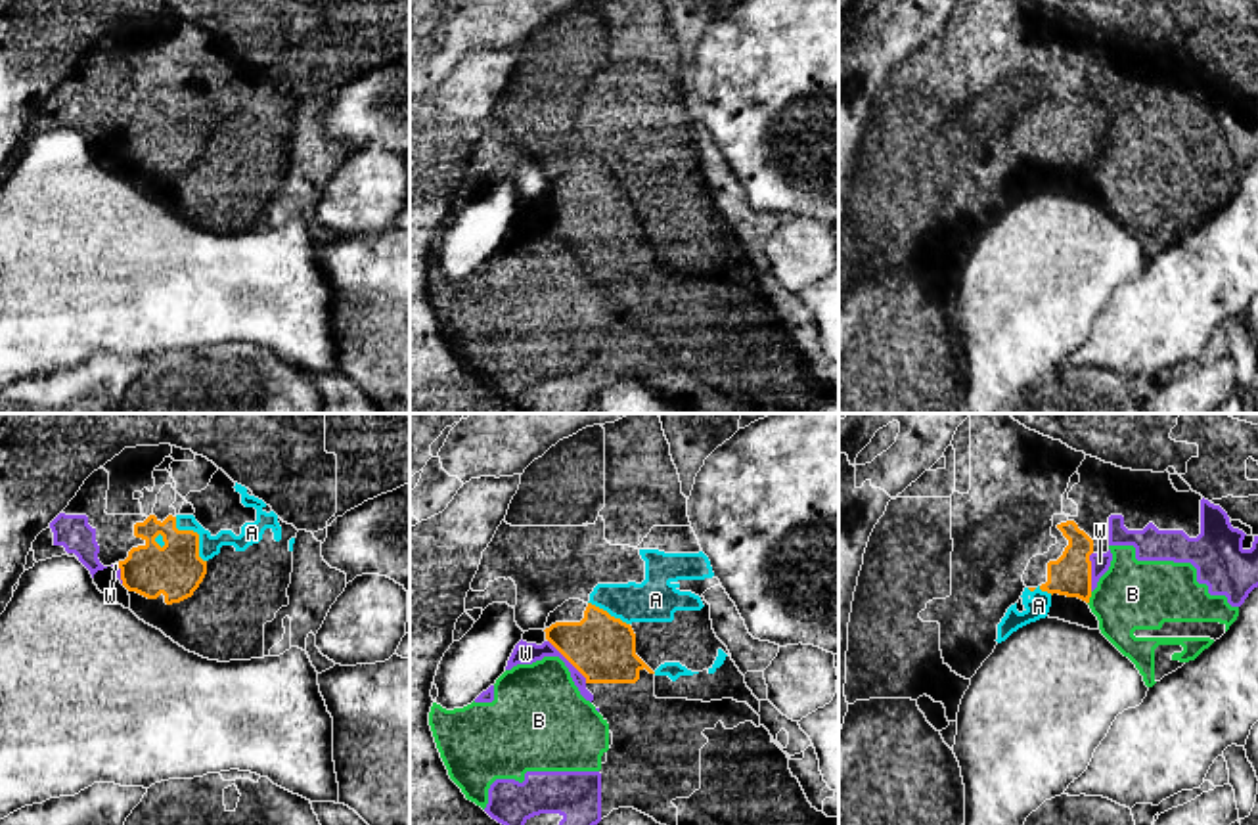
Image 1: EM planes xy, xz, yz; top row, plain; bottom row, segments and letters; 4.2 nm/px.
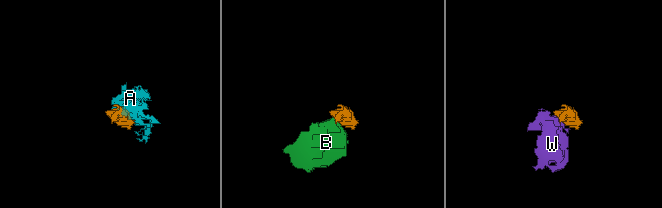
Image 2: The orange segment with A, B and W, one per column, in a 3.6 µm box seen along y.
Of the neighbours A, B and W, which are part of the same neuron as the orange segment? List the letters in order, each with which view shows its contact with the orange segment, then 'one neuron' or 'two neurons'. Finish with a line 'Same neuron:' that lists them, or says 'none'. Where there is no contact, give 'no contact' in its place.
A: contact in xy; one neuron
B: contact in yz; one neuron
W: contact in xz; one neuron
Same neuron: A, B, W

